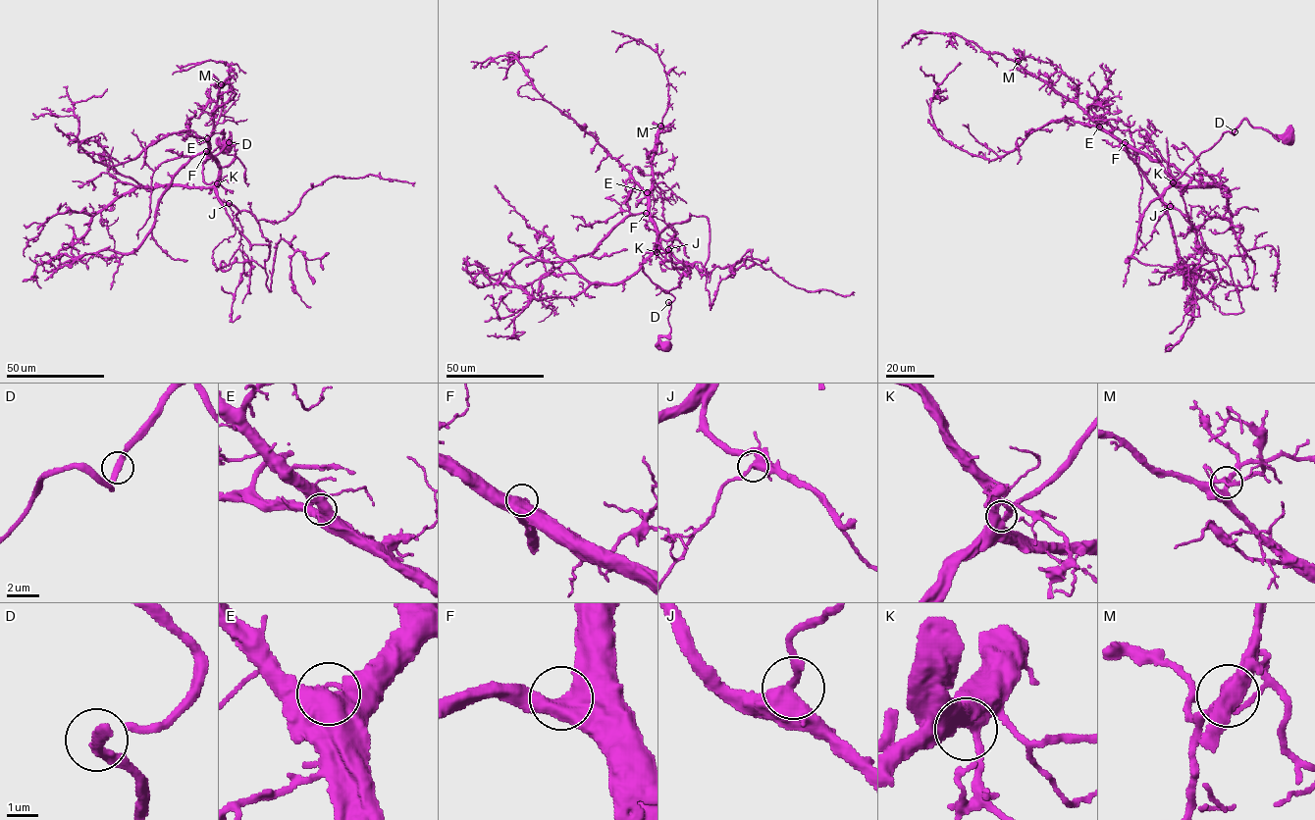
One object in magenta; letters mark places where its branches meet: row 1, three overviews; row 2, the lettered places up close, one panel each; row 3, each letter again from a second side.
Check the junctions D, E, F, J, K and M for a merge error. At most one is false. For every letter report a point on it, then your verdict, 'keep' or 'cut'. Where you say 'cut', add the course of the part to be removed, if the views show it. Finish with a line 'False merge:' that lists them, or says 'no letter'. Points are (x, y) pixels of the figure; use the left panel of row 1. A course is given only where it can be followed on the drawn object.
D: (229, 142) | keep
E: (207, 138) | keep
F: (206, 151) | keep
J: (229, 203) | keep
K: (217, 183) | keep
M: (221, 84) | keep
False merge: no letter

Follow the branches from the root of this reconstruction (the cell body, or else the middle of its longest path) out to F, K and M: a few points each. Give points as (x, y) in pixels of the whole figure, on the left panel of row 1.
F: (226, 148), (230, 131), (235, 142), (203, 164), (210, 183), (219, 166), (206, 151)
K: (226, 148), (220, 146), (231, 143), (230, 131), (229, 144), (235, 142), (203, 164), (203, 180), (217, 183)
M: (226, 148), (230, 131), (235, 142), (203, 164), (206, 183), (219, 174), (209, 135), (221, 84)

